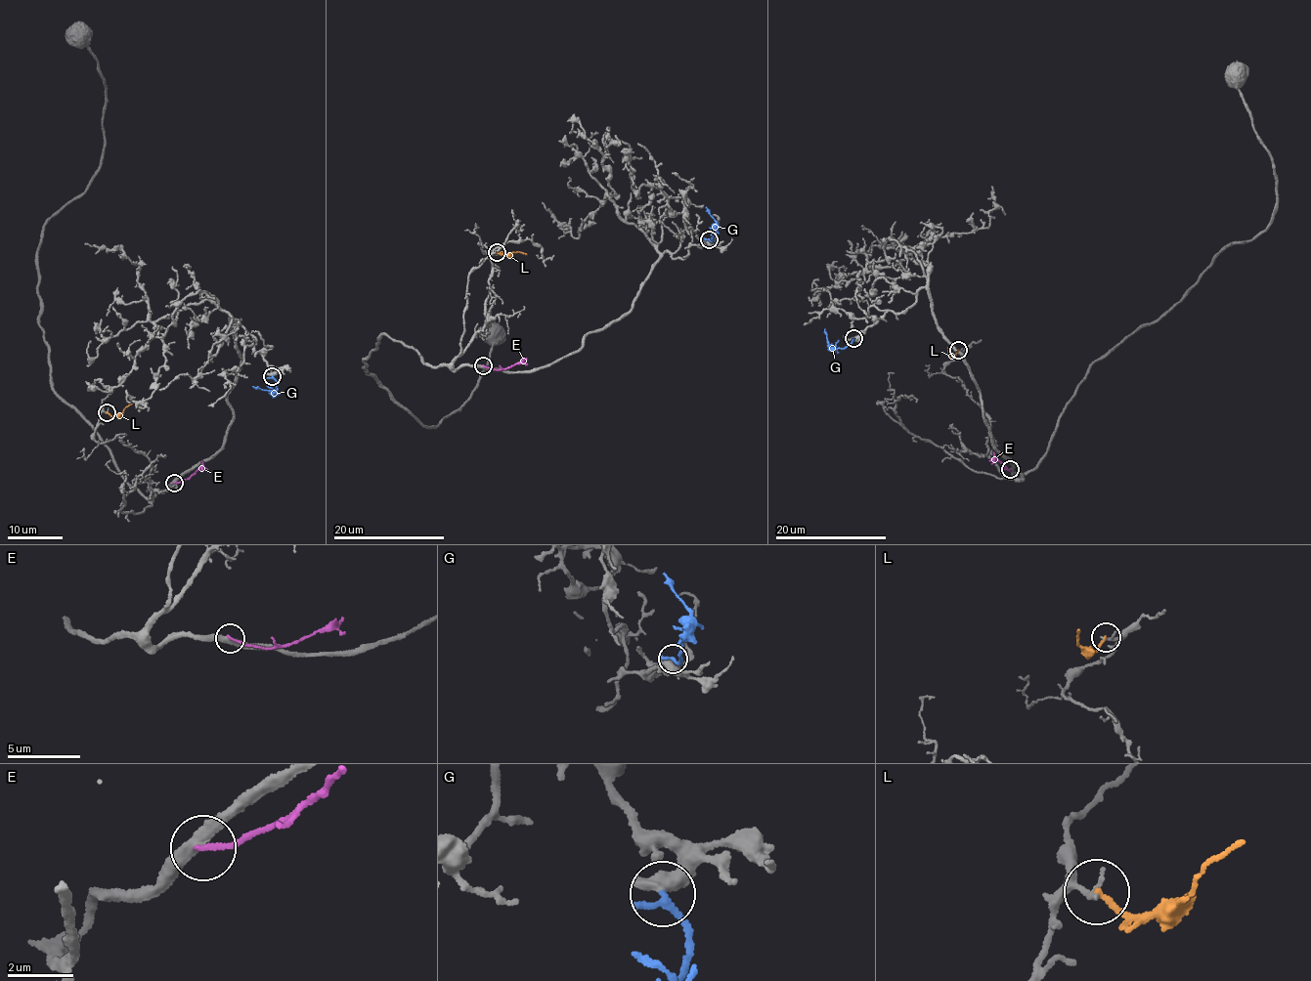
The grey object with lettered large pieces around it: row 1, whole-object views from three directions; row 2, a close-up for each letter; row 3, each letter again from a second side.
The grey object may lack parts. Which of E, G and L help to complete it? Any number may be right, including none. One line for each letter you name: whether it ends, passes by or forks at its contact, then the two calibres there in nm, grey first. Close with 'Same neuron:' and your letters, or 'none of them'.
G: it ends there; 500 nm thick on the grey side, 280 nm on the other
Same neuron: G

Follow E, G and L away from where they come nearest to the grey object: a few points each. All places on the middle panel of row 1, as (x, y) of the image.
E: (483, 365), (497, 370), (527, 363)
G: (709, 239), (715, 227), (706, 206)
L: (497, 253), (505, 256), (517, 251), (526, 254)

